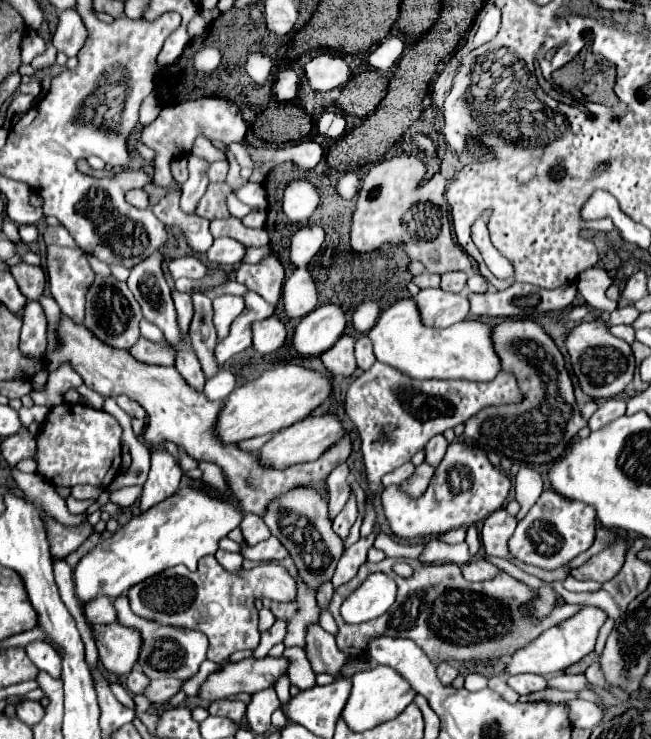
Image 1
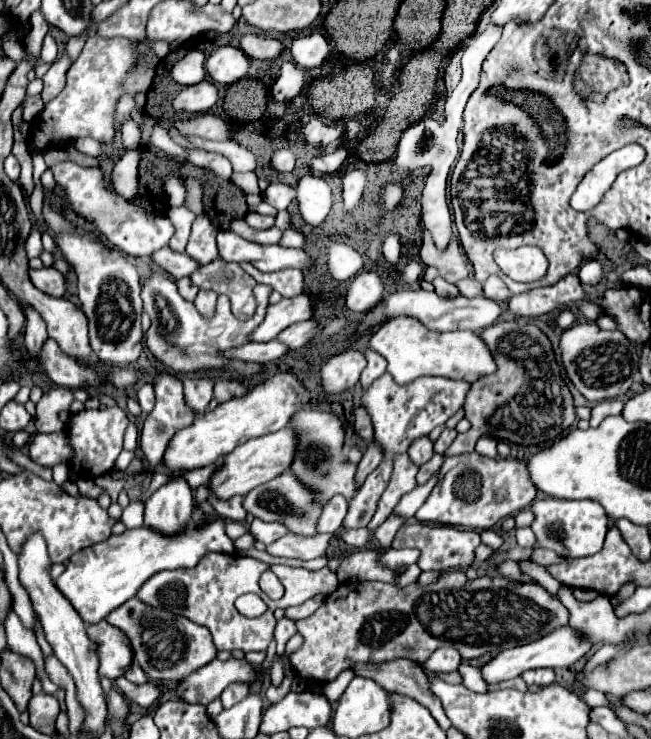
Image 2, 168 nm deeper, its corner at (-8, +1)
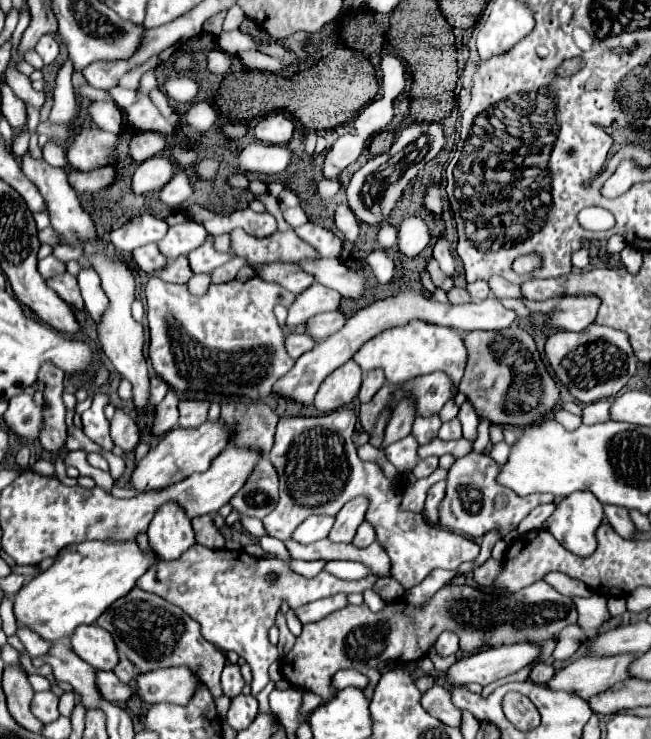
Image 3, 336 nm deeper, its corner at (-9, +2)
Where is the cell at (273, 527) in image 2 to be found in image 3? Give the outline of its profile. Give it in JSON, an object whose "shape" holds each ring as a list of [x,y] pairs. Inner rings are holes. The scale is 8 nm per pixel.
{"shape":[[[341,407],[333,413],[319,417],[281,417],[277,423],[275,445],[269,453],[271,463],[279,473],[279,503],[265,519],[267,535],[287,541],[295,527],[311,515],[337,515],[337,511],[353,497],[367,495],[371,505],[367,509],[367,521],[375,525],[377,541],[385,547],[391,559],[391,577],[405,589],[421,583],[435,567],[457,571],[461,563],[473,561],[479,555],[479,545],[455,531],[443,527],[431,527],[421,513],[401,511],[401,483],[389,481],[377,463],[361,461],[353,445],[353,429],[357,415]]]}

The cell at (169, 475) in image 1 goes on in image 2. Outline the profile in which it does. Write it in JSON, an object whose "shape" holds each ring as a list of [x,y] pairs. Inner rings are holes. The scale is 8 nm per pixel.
{"shape":[[[172,478],[156,490],[144,508],[144,526],[162,536],[178,536],[190,526],[194,496],[182,478]]]}

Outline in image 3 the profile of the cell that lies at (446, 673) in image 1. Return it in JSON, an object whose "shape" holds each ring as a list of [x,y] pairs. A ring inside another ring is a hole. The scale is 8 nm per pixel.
{"shape":[[[441,633],[441,637],[435,643],[435,649],[441,657],[455,655],[459,651],[459,637],[455,633]]]}

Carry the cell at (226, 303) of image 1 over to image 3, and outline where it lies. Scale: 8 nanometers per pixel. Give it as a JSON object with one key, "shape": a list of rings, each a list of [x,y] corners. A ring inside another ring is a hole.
{"shape":[[[151,277],[145,287],[145,297],[149,305],[147,309],[149,335],[151,335],[149,357],[153,369],[177,391],[213,391],[221,395],[255,401],[269,395],[275,381],[283,377],[295,363],[285,353],[283,347],[285,335],[273,315],[275,305],[281,303],[289,307],[295,295],[291,295],[277,283],[267,283],[259,277],[253,277],[247,283],[229,281],[229,283],[211,285],[207,295],[193,297],[185,285],[173,285],[161,281],[159,277]]]}

